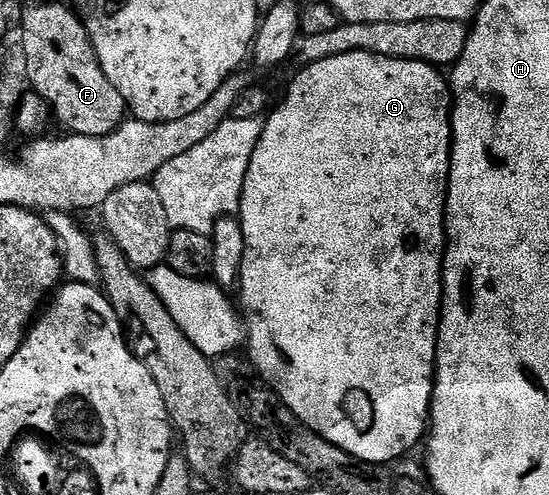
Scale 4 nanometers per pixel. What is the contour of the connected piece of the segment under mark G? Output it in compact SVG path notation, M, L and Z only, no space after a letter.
M353 52L352 54L336 54L336 58L324 58L324 62L312 62L311 64L299 67L299 72L295 74L294 81L290 84L290 89L286 92L286 97L277 104L276 107L265 117L263 133L256 144L255 152L252 154L251 164L248 166L246 180L243 182L243 196L240 211L242 229L244 230L244 262L242 263L242 275L240 277L240 289L242 288L242 316L246 319L246 332L242 329L242 320L238 317L238 312L234 309L234 304L229 300L227 293L219 288L217 284L209 279L193 280L178 276L176 270L159 266L151 268L148 272L148 283L153 288L160 302L172 314L172 322L200 350L200 354L211 358L222 358L233 348L238 348L246 340L246 352L250 355L250 360L254 363L253 371L257 373L263 384L268 385L271 390L282 399L284 406L296 414L304 426L308 426L320 438L332 442L340 450L344 450L349 456L355 456L363 464L381 464L383 466L393 465L401 461L407 454L413 453L413 448L423 443L430 427L430 403L434 397L434 363L438 360L438 323L442 317L442 259L446 253L446 191L450 185L450 146L454 138L454 132L450 129L450 117L452 115L452 89L447 77L439 69L428 62L416 62L415 60L401 60L400 58L388 58L387 56L377 56L367 52Z

